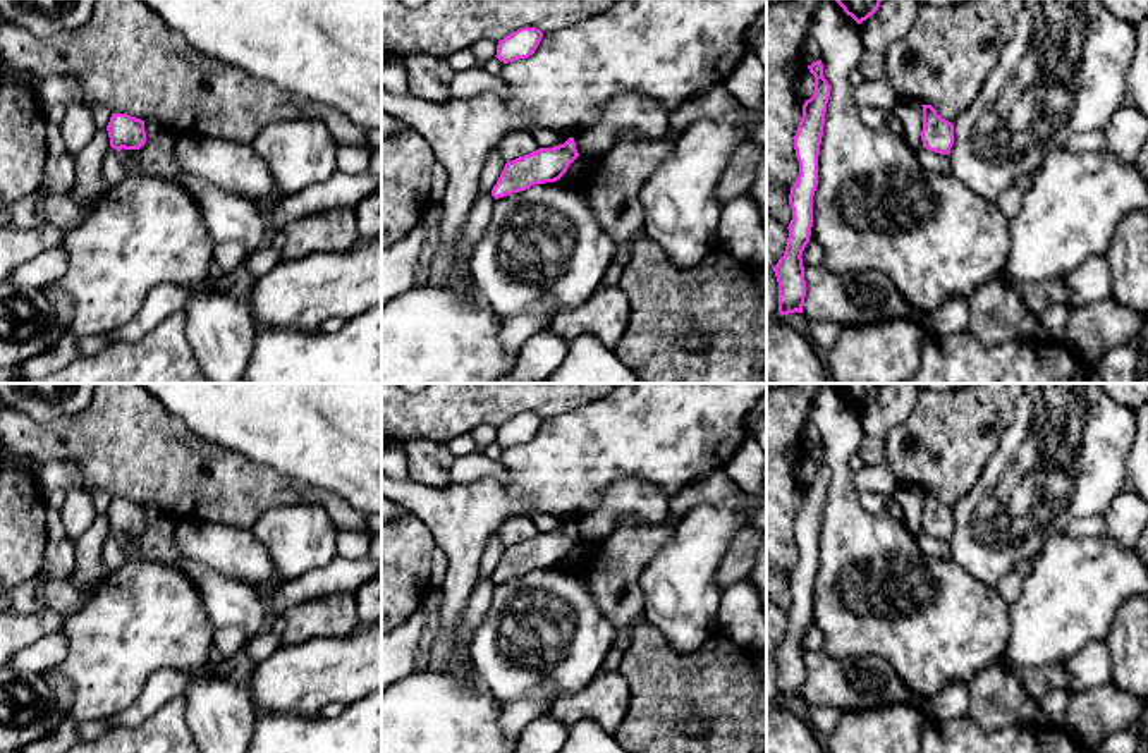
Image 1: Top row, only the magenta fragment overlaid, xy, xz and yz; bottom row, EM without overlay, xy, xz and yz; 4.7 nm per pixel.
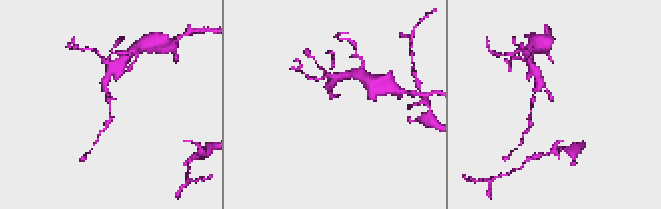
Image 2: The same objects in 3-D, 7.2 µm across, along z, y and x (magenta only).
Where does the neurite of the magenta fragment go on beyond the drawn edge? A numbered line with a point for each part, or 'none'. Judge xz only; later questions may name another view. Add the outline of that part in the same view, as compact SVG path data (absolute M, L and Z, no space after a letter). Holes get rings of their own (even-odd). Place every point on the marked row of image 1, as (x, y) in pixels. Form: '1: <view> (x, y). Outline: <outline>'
none

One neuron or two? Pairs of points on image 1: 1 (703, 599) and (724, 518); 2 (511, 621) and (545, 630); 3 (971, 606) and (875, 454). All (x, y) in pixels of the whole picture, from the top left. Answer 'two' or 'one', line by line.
1: one
2: one
3: two

